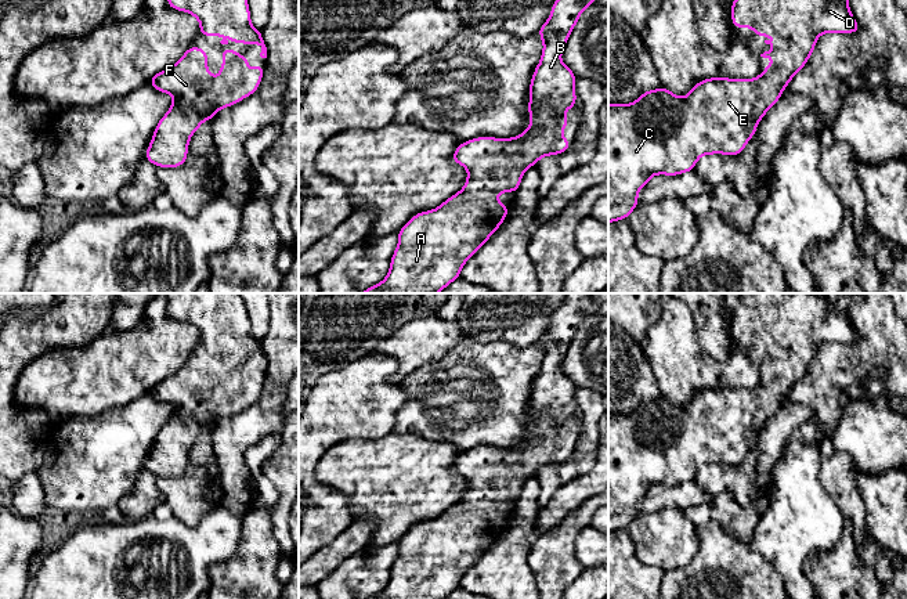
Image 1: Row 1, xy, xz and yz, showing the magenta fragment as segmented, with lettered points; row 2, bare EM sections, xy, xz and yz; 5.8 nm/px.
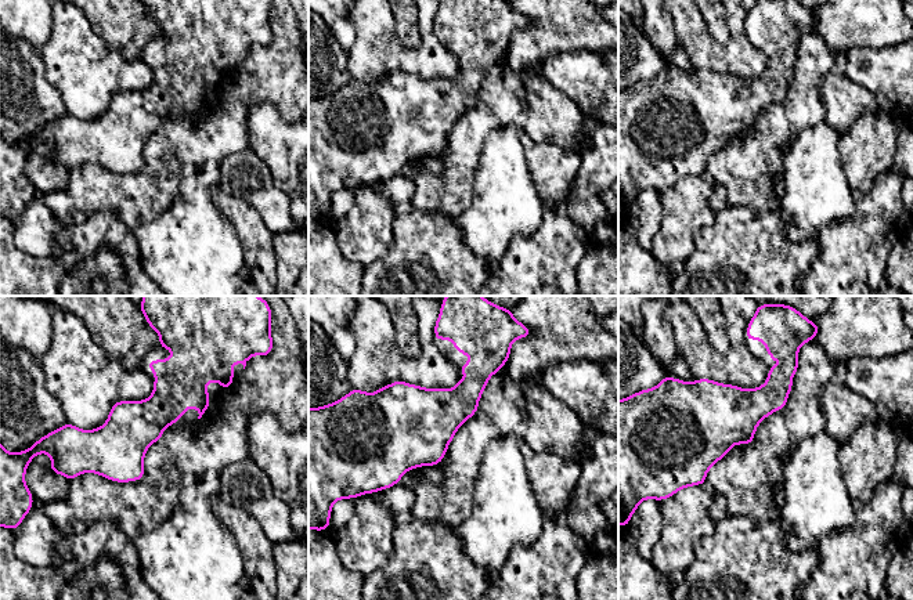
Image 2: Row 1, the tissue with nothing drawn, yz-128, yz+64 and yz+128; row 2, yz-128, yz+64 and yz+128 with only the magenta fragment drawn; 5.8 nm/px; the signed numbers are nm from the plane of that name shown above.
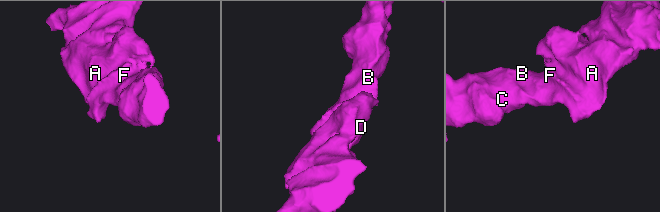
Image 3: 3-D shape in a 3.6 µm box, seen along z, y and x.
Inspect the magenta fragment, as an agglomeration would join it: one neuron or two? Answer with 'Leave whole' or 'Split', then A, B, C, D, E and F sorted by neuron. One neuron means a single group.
Leave whole. Groups: A B C D E F

